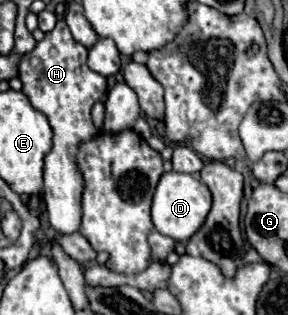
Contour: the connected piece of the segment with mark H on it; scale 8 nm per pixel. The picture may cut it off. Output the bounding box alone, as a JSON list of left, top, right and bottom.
[18,19,108,235]

